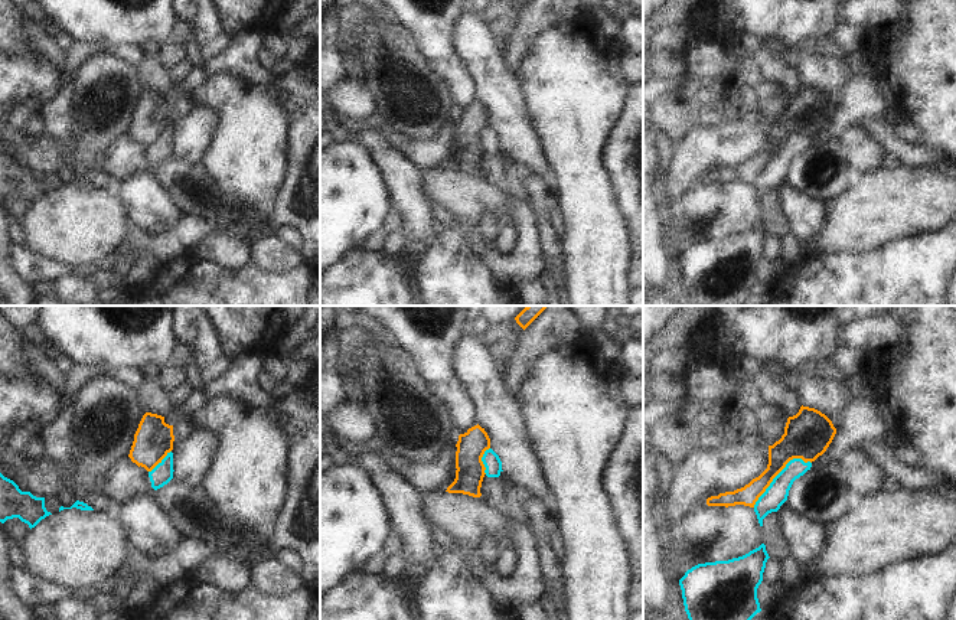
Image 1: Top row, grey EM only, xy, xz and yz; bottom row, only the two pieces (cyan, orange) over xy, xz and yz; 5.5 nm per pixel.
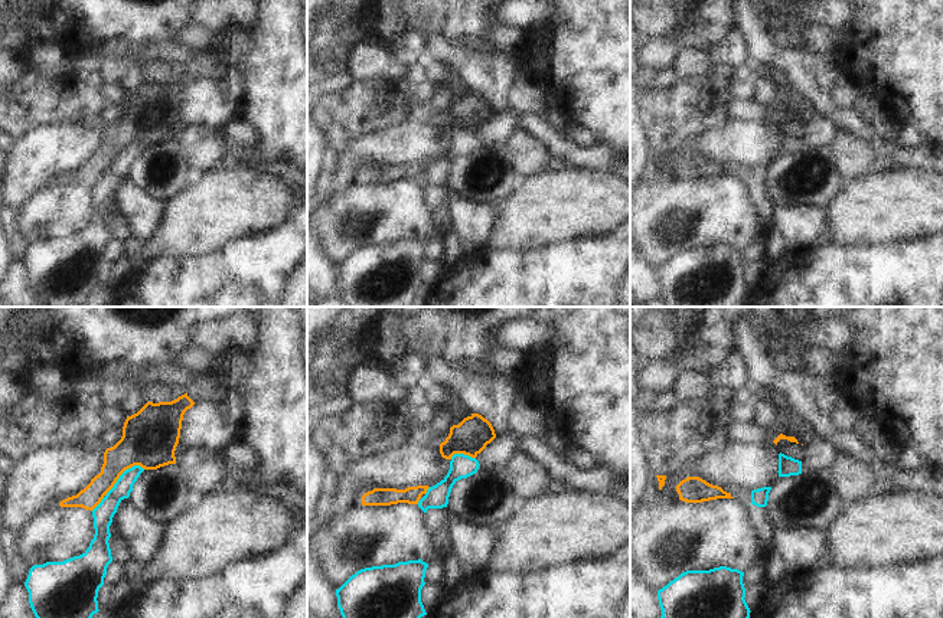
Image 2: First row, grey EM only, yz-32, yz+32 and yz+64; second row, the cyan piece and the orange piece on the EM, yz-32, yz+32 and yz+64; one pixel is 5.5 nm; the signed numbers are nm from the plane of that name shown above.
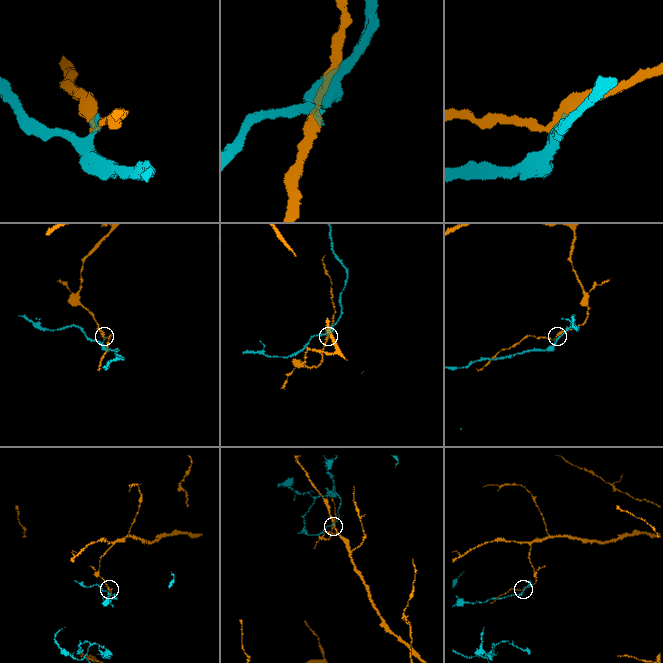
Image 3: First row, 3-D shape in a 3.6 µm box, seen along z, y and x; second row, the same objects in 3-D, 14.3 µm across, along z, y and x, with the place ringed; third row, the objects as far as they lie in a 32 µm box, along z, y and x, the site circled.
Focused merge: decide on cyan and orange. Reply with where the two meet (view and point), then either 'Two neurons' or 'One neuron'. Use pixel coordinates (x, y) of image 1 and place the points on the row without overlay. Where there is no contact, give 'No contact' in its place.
Touches cyan at yz (779, 150). Two neurons

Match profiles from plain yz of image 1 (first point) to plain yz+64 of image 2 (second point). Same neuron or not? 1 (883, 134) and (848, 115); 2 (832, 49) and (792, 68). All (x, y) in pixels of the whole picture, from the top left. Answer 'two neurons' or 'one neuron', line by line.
1: one neuron
2: two neurons

